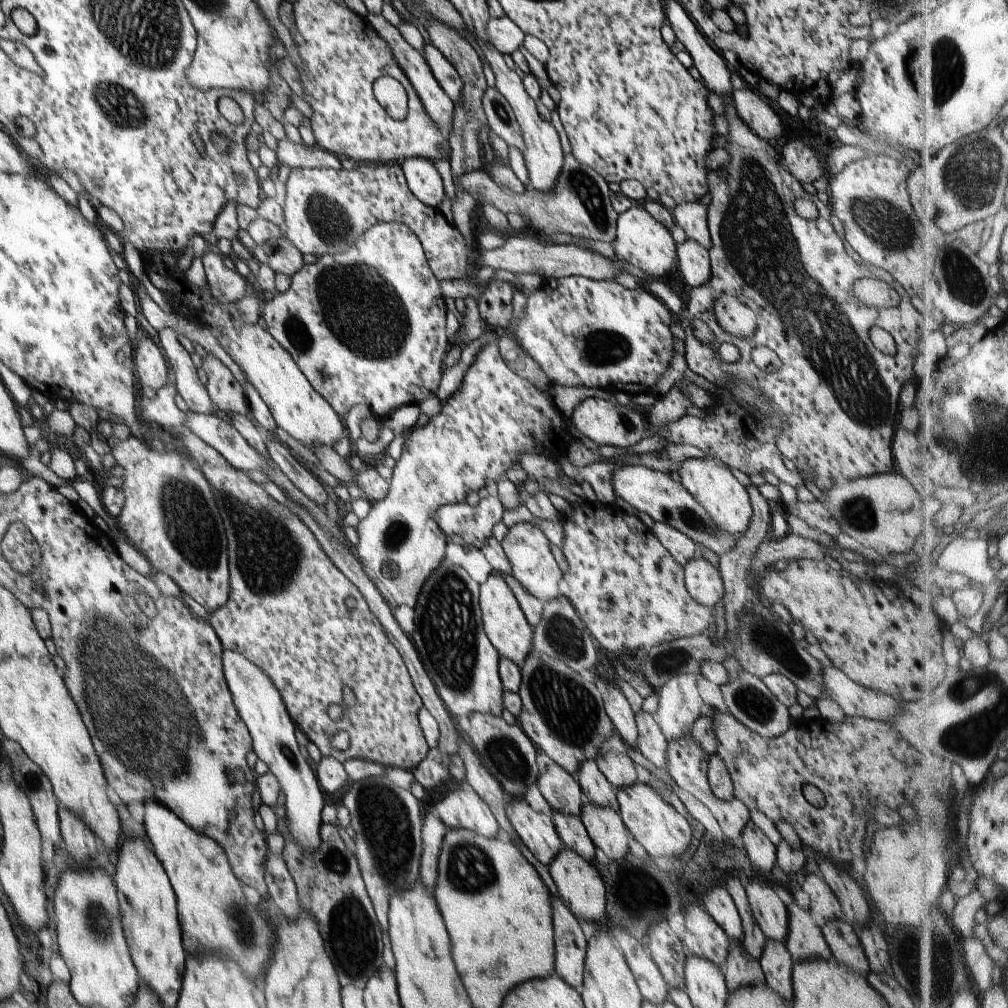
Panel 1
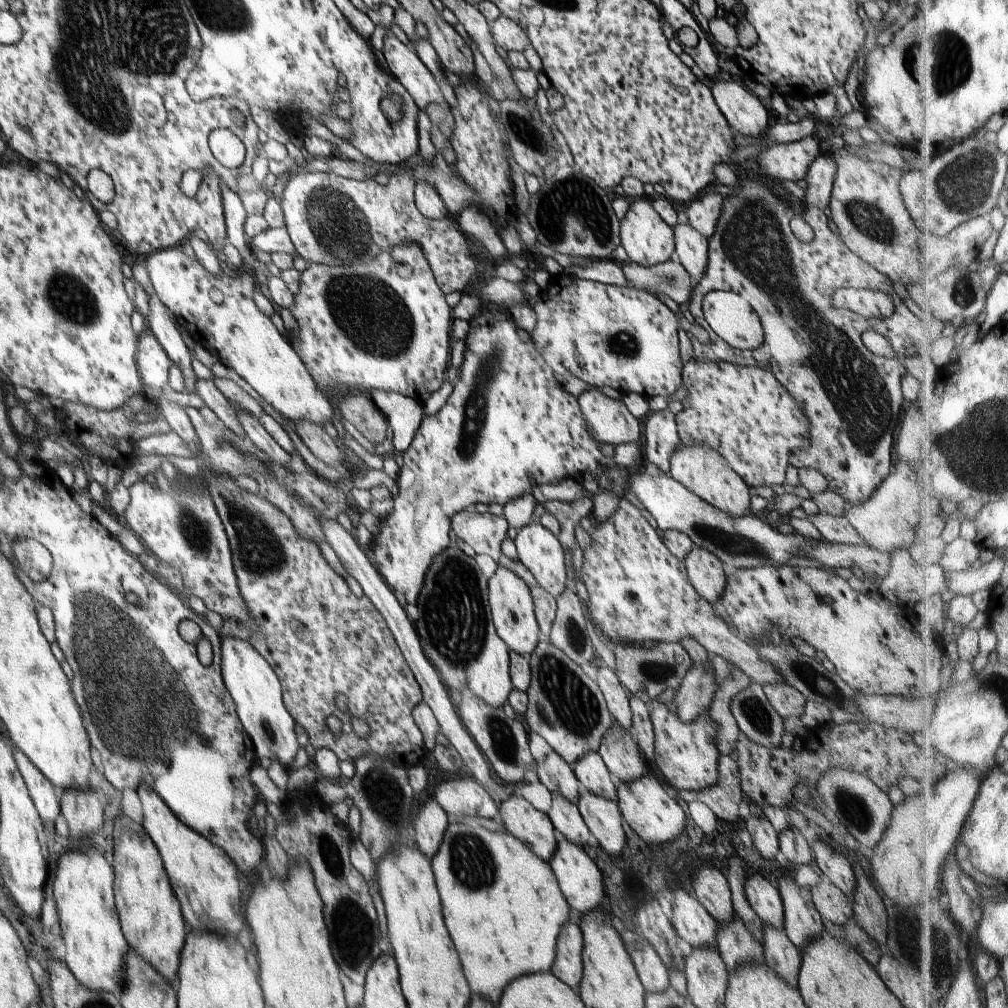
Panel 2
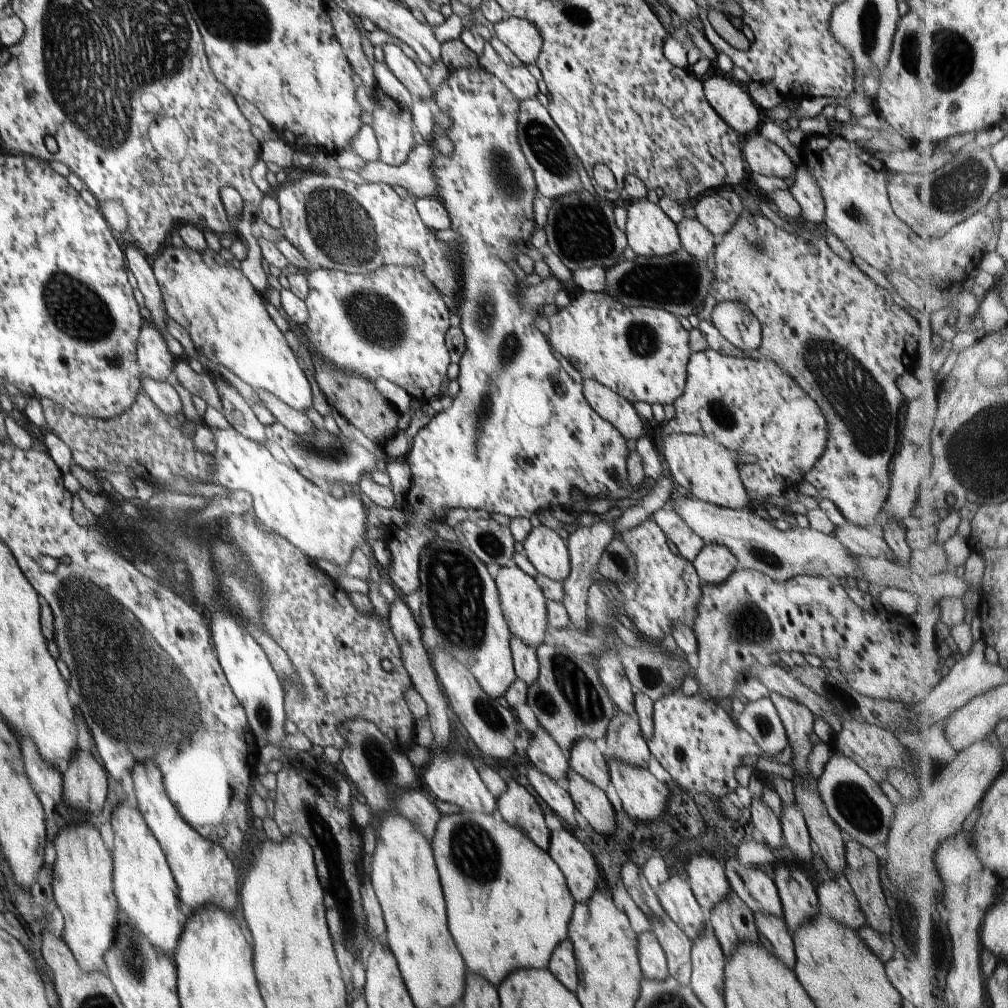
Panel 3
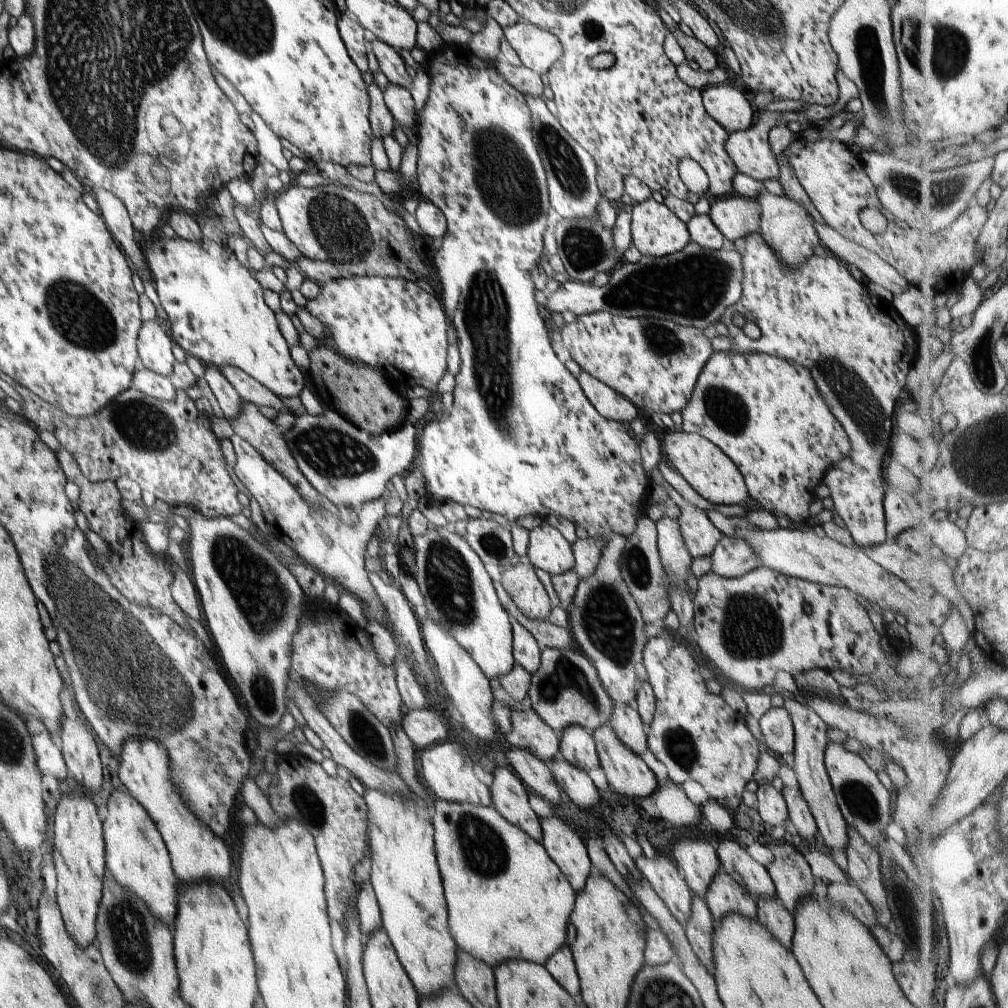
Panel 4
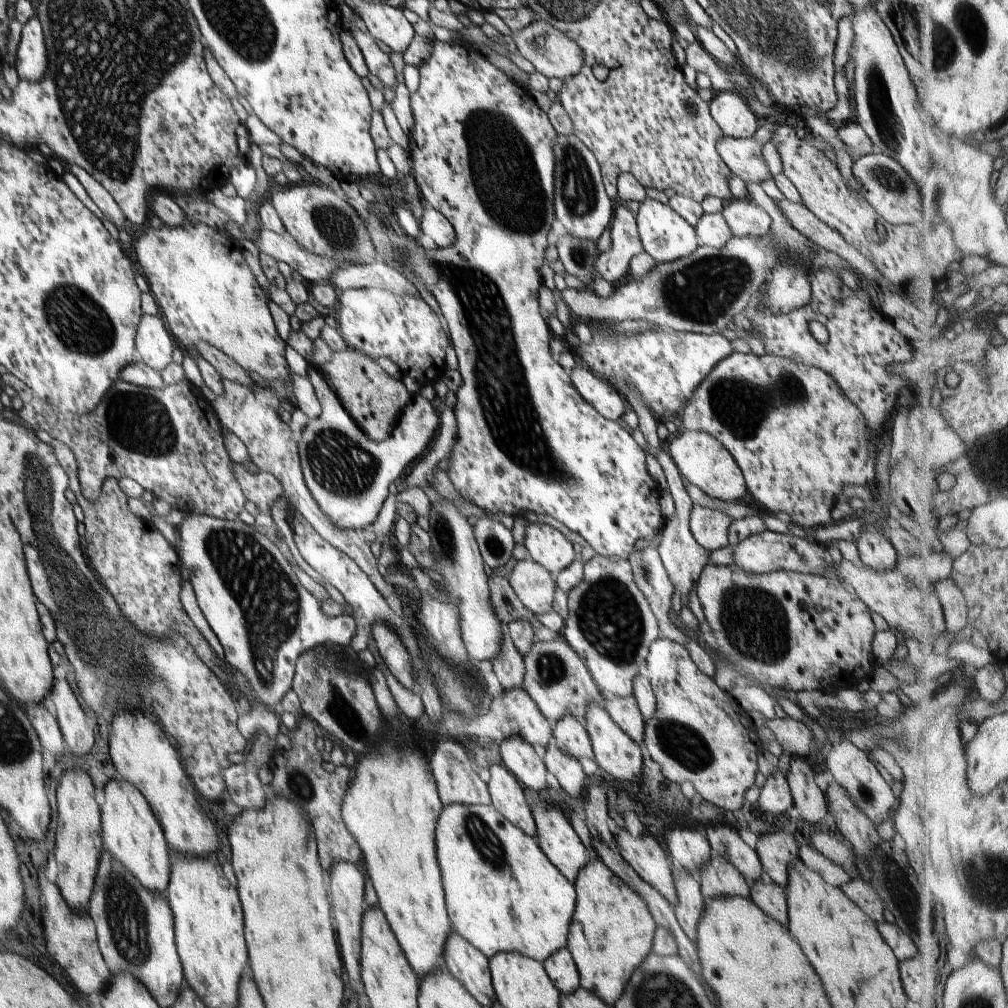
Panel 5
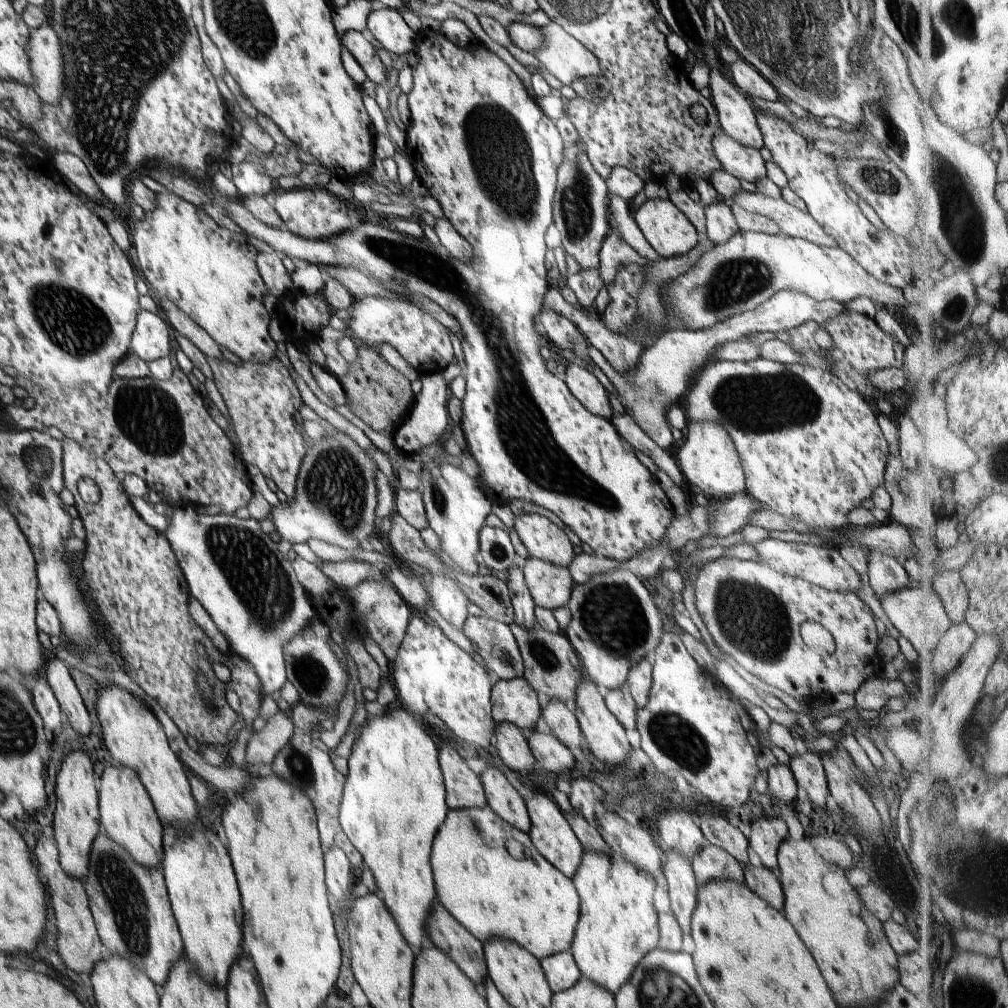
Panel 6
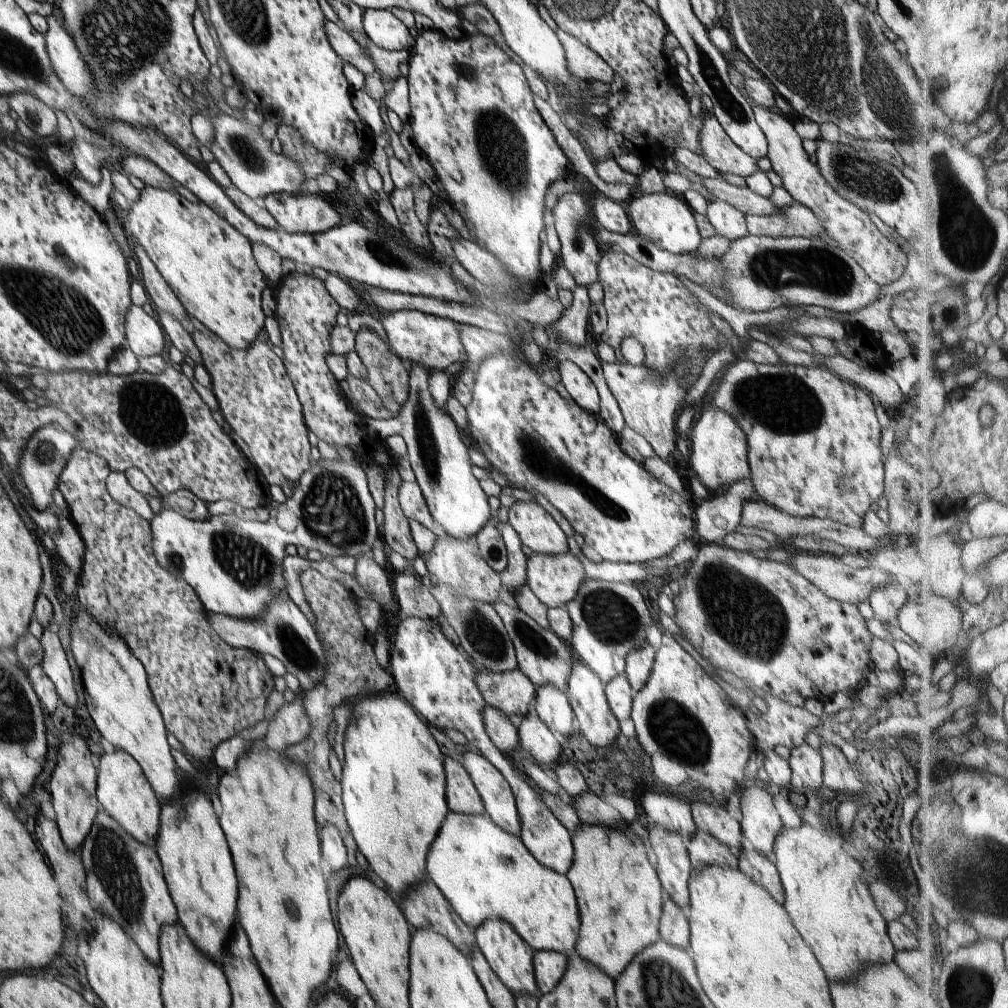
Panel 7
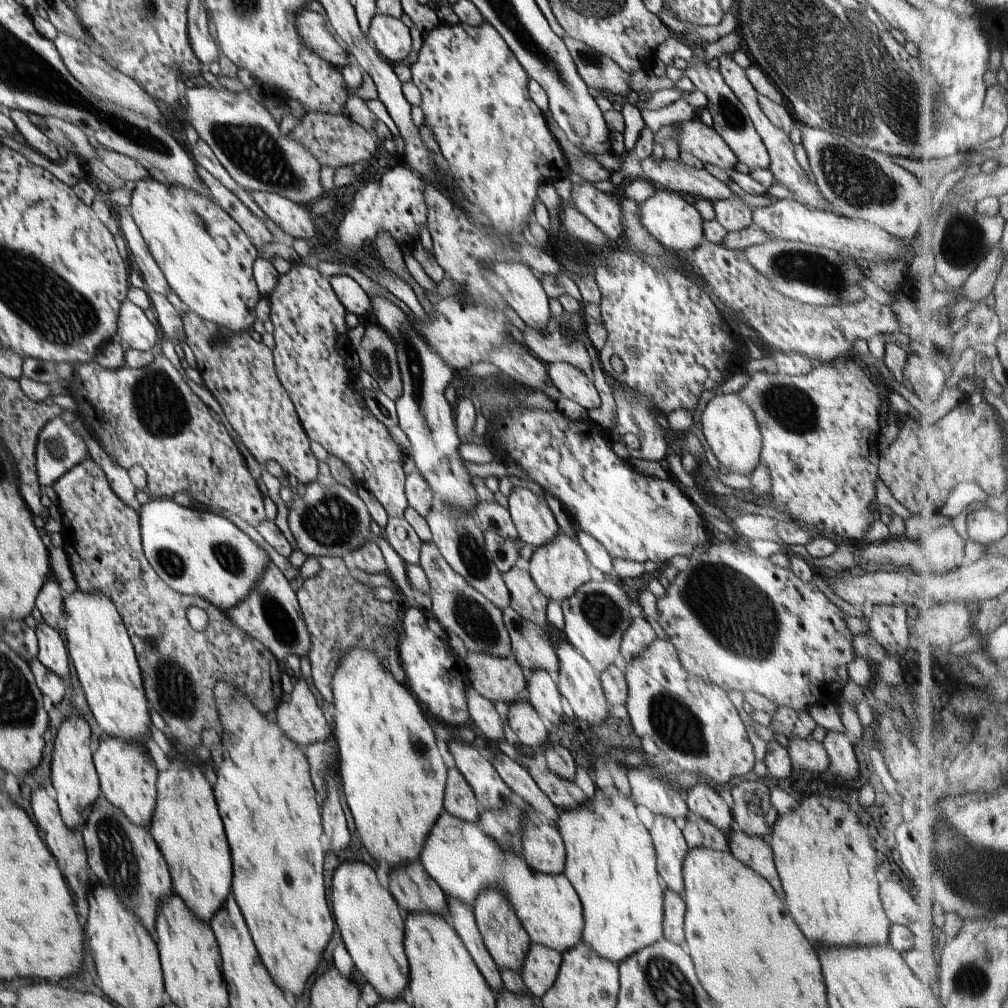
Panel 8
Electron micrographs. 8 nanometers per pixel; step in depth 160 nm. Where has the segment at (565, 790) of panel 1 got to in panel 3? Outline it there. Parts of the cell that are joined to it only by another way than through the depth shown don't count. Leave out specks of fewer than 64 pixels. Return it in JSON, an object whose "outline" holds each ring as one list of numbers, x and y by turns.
{"outline":[[539,724,536,731,530,734,528,741,526,756,530,764,555,781,567,775,569,760,542,725]]}

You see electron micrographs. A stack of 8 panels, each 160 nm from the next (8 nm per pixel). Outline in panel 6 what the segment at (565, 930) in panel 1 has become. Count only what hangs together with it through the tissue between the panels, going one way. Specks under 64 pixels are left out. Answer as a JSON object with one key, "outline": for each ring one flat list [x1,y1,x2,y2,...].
{"outline":[[571,951,554,953,539,961,553,993,566,990,581,980,581,972]]}

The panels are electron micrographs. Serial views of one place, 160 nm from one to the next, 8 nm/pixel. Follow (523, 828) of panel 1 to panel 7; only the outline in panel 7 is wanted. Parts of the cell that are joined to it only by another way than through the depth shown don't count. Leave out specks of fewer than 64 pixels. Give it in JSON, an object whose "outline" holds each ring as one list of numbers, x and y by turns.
{"outline":[[469,751,463,757,463,766,483,800,485,812,502,830,518,837,521,826,509,782,482,755]]}

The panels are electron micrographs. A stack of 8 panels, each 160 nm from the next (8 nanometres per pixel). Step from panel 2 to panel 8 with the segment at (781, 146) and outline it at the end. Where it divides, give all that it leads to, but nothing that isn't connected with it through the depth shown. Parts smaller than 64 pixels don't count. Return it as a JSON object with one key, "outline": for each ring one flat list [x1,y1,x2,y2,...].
{"outline":[[699,118,690,121,672,123,662,127,653,135,652,157,662,160,665,157,663,143,665,139,675,137,679,150,689,152,699,158,703,164,713,164,726,170,733,170,738,162,736,155,723,138]]}

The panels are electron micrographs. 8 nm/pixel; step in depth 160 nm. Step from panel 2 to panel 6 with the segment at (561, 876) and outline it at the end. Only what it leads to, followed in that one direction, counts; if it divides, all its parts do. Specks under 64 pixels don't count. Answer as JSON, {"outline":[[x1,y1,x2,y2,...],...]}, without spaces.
{"outline":[[531,787,530,789,533,791,530,796,522,796,524,802,526,803,526,808,531,822,531,829,529,830,528,836,534,843,536,850,538,850,538,852,544,858,546,858,546,860,548,860,552,866,555,866,560,872,562,872,562,874,565,874,568,878,572,878,578,870,578,865,580,864,582,855,585,853,585,850,581,845,581,842,578,840,578,837,574,834,572,828,570,828,569,822,566,820,564,813,558,807,556,802,550,800,546,794,535,791]]}

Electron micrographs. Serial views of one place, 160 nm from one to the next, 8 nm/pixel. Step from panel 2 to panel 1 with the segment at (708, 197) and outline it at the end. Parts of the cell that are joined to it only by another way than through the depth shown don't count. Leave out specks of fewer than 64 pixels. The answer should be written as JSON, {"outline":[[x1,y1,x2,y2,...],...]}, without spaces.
{"outline":[[700,201,677,205,671,212,675,224,686,233,688,240,698,242,703,248,710,249,712,238,708,231,707,206]]}

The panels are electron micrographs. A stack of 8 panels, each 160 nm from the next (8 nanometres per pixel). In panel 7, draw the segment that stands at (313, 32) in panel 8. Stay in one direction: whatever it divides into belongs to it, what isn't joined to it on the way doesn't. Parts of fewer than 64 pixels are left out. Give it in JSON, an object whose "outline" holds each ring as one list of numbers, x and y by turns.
{"outline":[[325,20,324,30,329,43,333,46,336,54,344,63,355,66,362,74,368,76,375,69,371,56,355,41,355,38,348,34,348,31,340,24]]}

